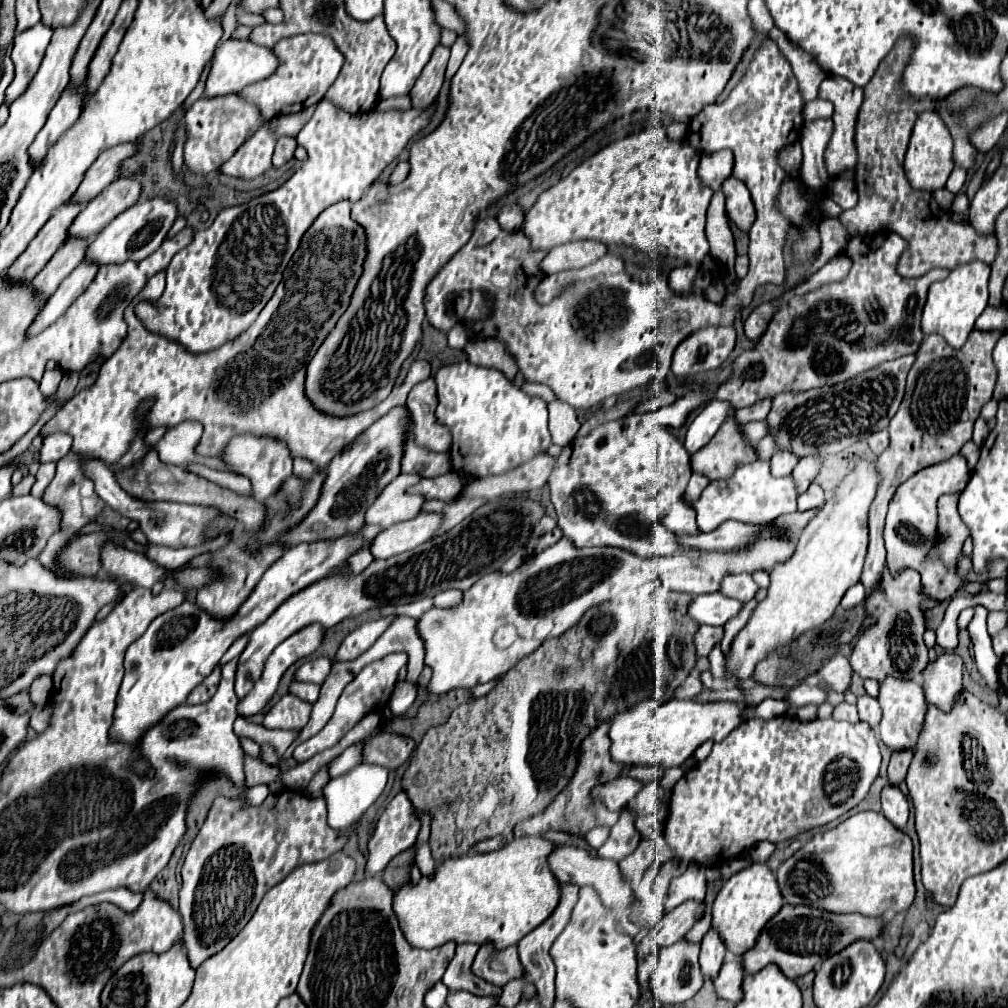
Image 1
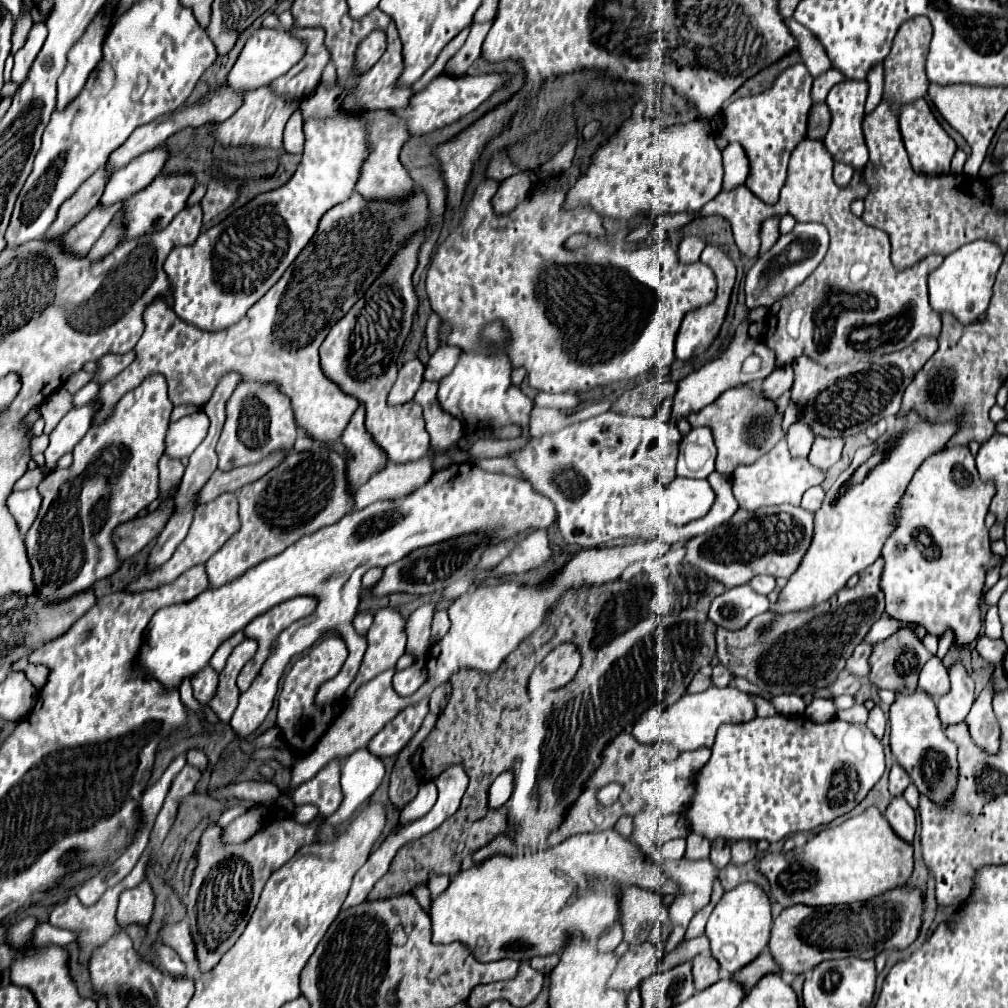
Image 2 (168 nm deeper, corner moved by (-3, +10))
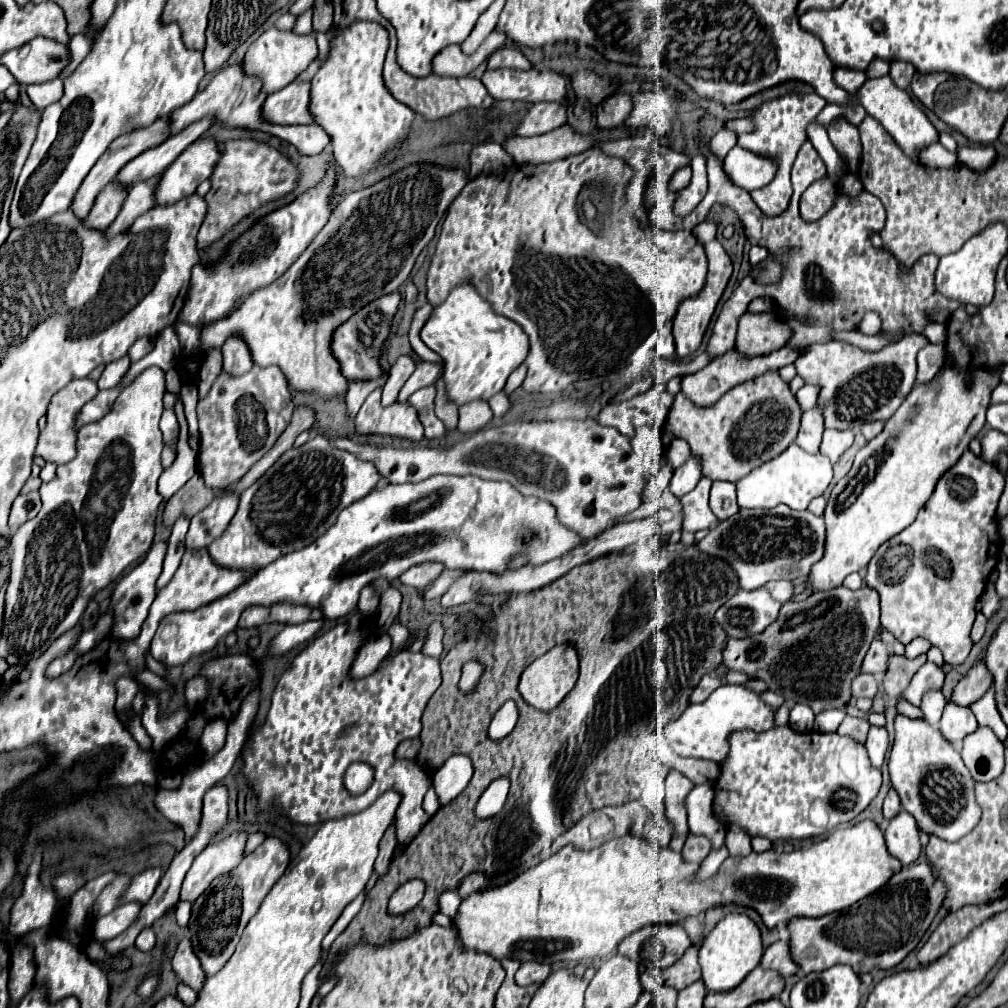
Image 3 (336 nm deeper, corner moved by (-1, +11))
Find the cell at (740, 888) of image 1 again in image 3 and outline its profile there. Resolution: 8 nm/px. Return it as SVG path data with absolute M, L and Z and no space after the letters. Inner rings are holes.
M731 912L723 916L715 928L707 934L701 952L699 952L699 964L701 964L701 978L707 986L707 990L731 990L735 988L753 968L759 966L763 956L763 942L761 942L761 930L759 926L747 916L739 912Z

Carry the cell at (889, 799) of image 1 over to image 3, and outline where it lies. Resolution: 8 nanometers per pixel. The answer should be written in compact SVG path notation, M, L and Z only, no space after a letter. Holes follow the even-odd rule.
M899 812L893 816L885 828L885 840L889 852L899 858L903 864L911 864L917 860L921 852L921 842L919 842L919 830L915 824L915 818L909 812Z

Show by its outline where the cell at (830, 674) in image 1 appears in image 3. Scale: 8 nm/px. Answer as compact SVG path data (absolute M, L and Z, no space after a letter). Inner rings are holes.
M873 640L871 648L867 650L867 656L863 658L861 672L881 676L885 672L885 668L887 668L887 656L889 656L889 648L881 640Z

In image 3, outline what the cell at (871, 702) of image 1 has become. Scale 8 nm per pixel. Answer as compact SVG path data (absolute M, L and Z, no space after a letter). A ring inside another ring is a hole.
M871 726L869 728L869 734L867 734L867 752L871 756L871 764L881 768L883 764L883 758L885 758L885 750L887 750L887 730L883 726Z

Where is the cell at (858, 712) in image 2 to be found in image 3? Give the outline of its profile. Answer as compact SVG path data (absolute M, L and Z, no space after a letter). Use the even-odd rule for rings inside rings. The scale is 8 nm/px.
M845 716L845 720L839 726L839 734L849 734L853 736L857 742L865 742L867 738L867 730L869 730L869 722L865 718L855 718L855 716Z

